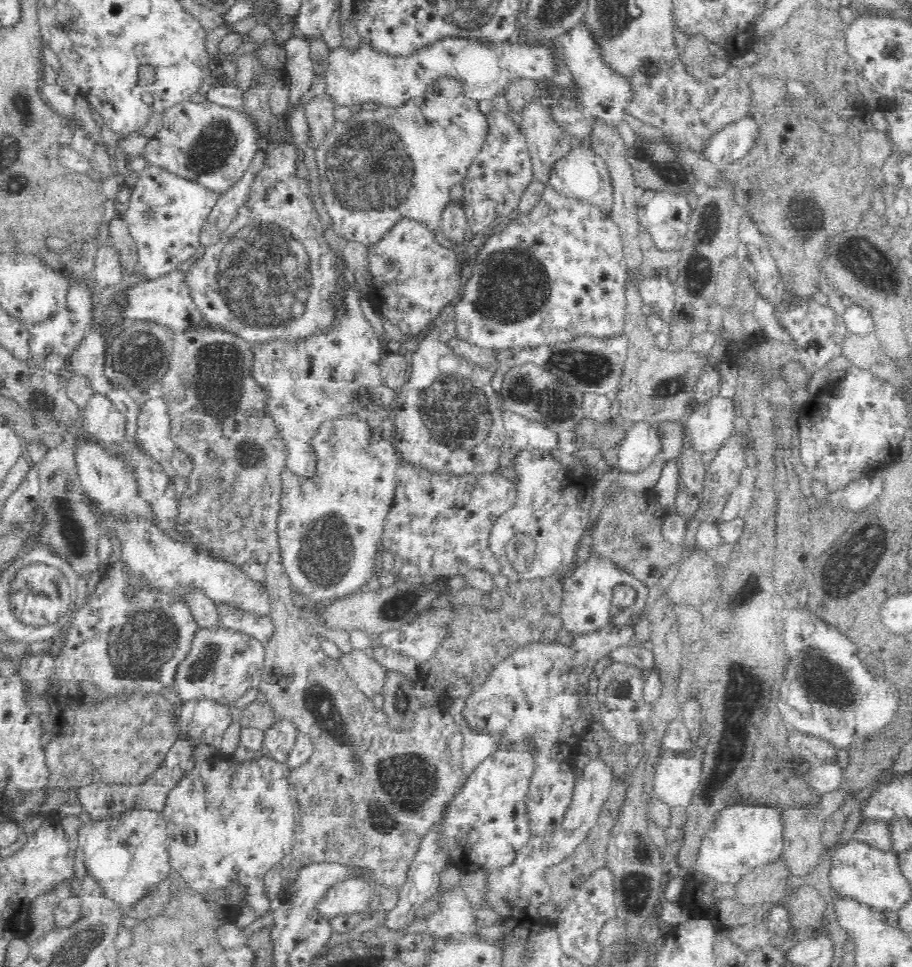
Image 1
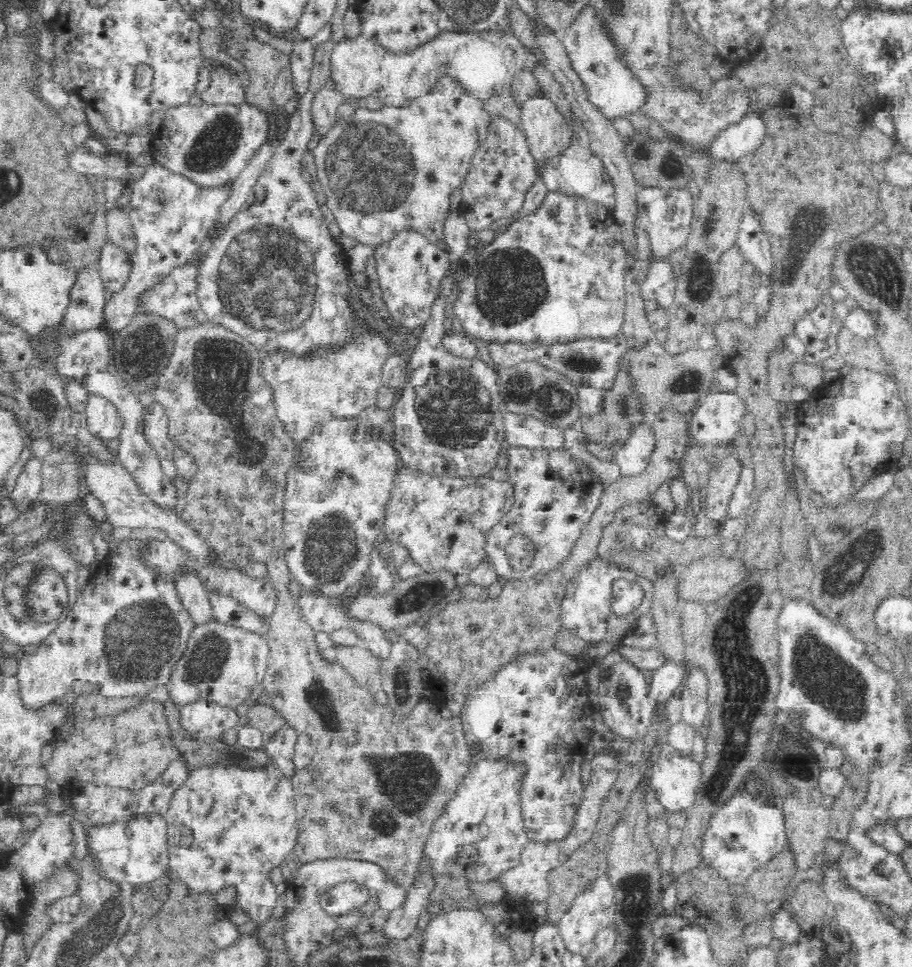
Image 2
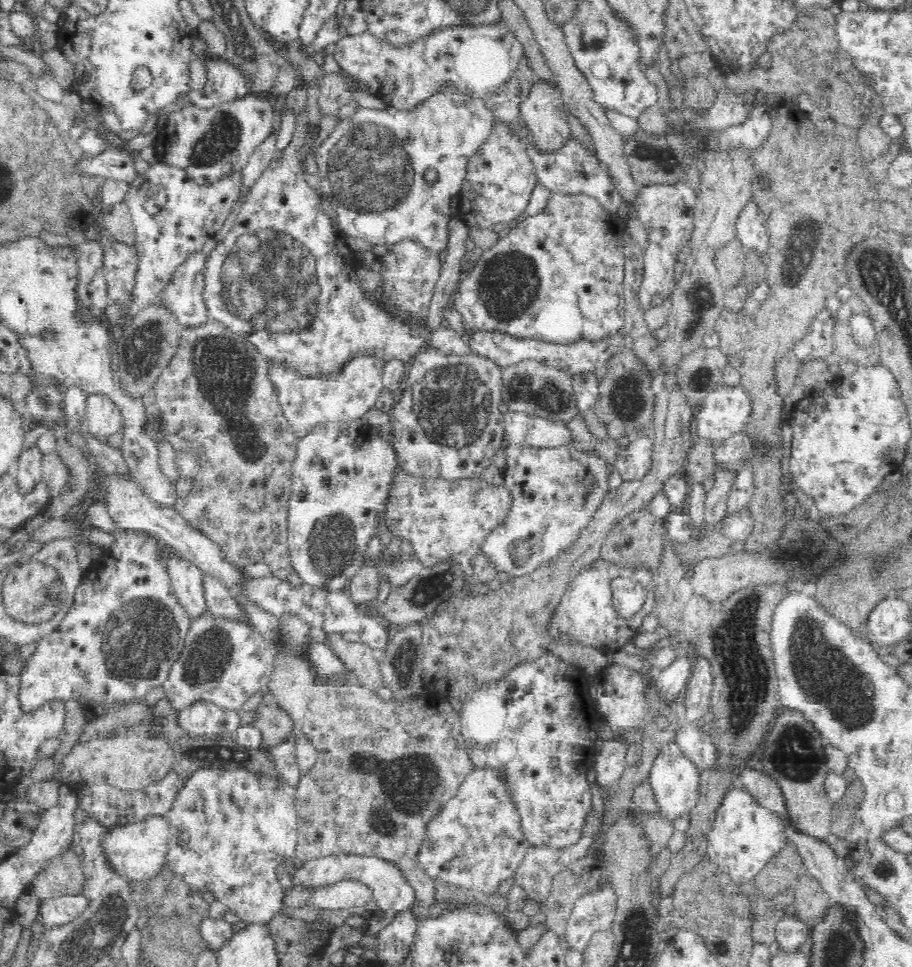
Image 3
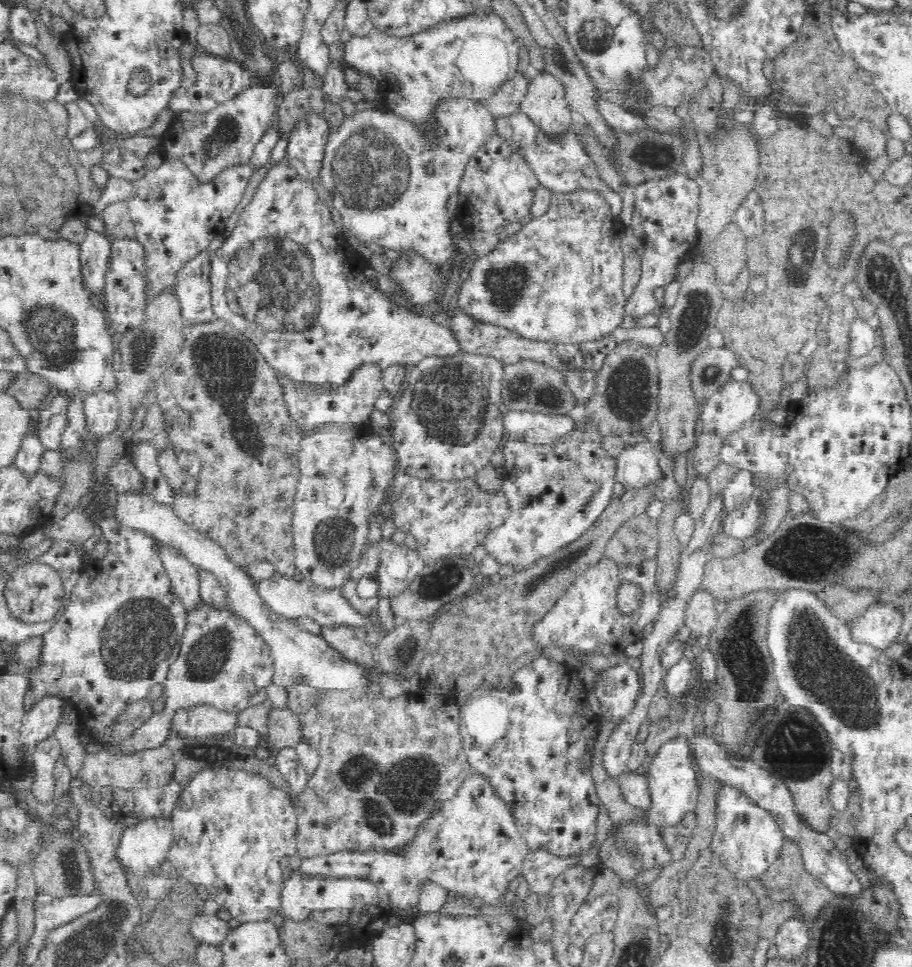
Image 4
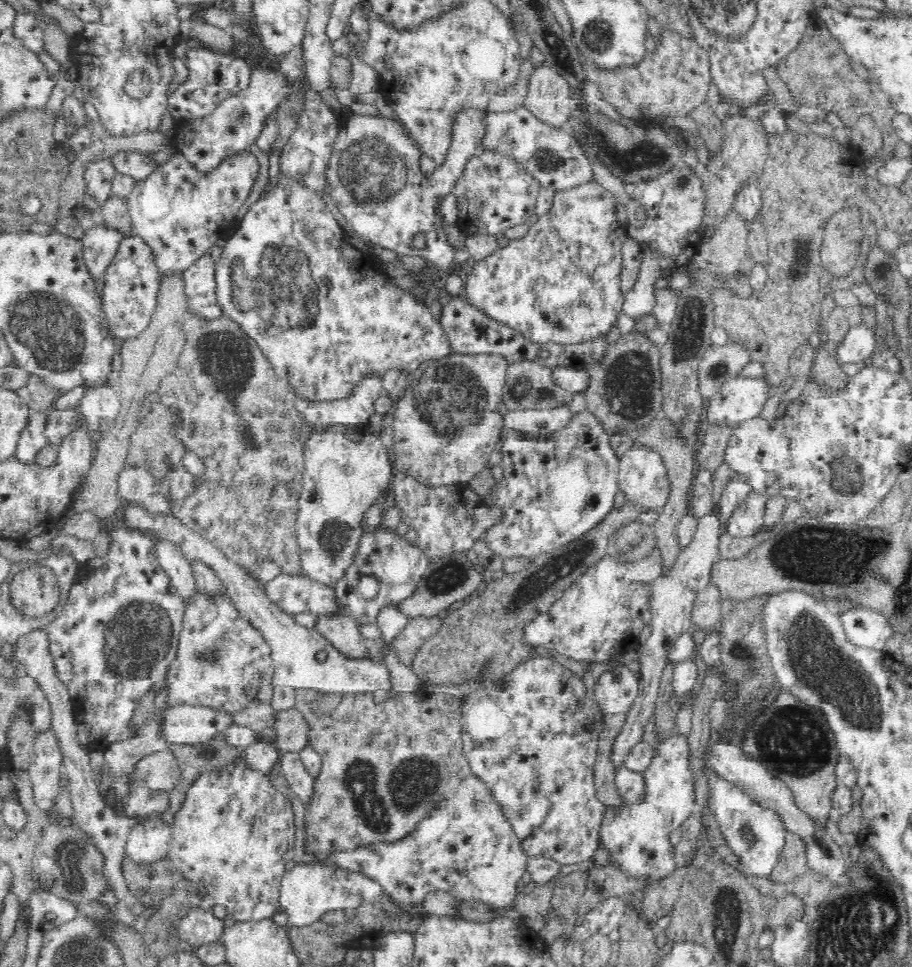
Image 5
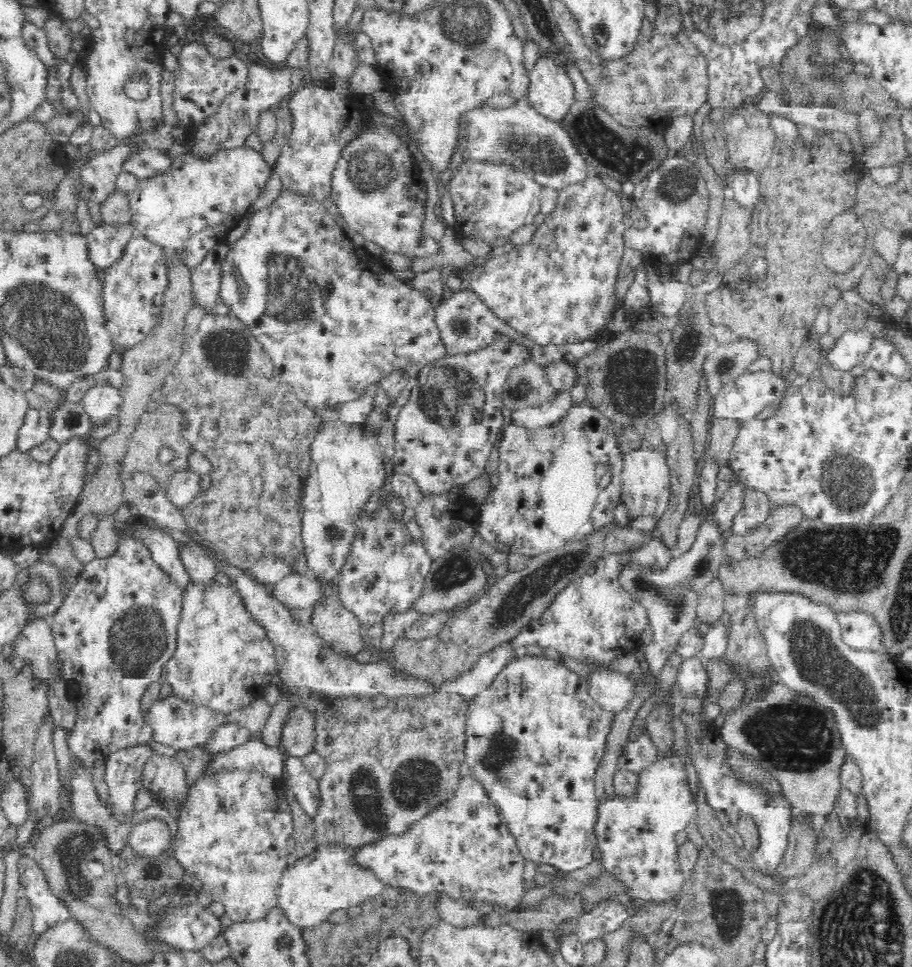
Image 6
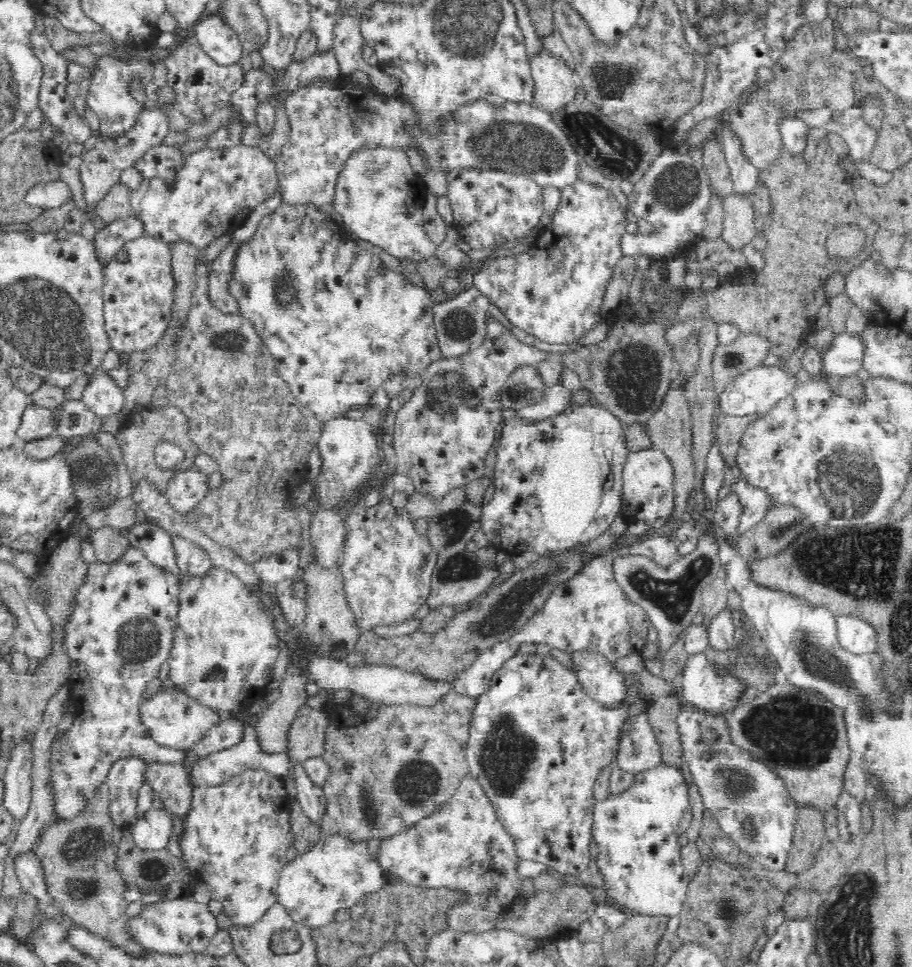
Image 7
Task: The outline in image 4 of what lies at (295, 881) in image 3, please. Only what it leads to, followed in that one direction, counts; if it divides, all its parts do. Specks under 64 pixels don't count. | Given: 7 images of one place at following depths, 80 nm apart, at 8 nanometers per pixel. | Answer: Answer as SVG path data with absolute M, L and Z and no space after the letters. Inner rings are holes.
M473 772L467 775L465 779L460 783L459 788L455 791L455 794L450 799L444 799L439 806L439 810L432 814L430 818L426 820L426 824L422 826L422 830L418 830L418 838L414 838L414 844L410 846L410 850L400 850L398 854L386 854L385 850L358 850L358 851L342 851L338 854L328 854L319 857L303 859L299 866L298 872L302 876L309 878L319 877L324 880L333 880L334 878L348 878L348 879L362 879L371 882L377 888L377 895L380 904L384 908L392 909L393 911L403 913L406 910L413 910L417 907L419 901L419 882L423 880L431 880L438 883L442 888L446 889L453 894L468 894L472 896L478 896L484 900L484 904L496 904L499 905L502 898L506 896L508 892L509 883L520 875L520 869L522 868L524 859L529 853L526 839L522 837L522 833L518 831L518 825L516 819L514 819L513 811L509 806L509 802L504 801L500 795L498 795L496 787L490 782L490 779L485 774Z

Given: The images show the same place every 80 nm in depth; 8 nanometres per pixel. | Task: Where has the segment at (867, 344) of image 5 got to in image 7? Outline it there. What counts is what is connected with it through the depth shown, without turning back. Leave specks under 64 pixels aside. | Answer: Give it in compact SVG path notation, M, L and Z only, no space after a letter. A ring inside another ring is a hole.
M844 332L835 335L830 348L823 352L823 376L830 379L856 375L857 371L863 367L864 350L866 350L866 342L864 342L864 338L859 336L859 334Z

